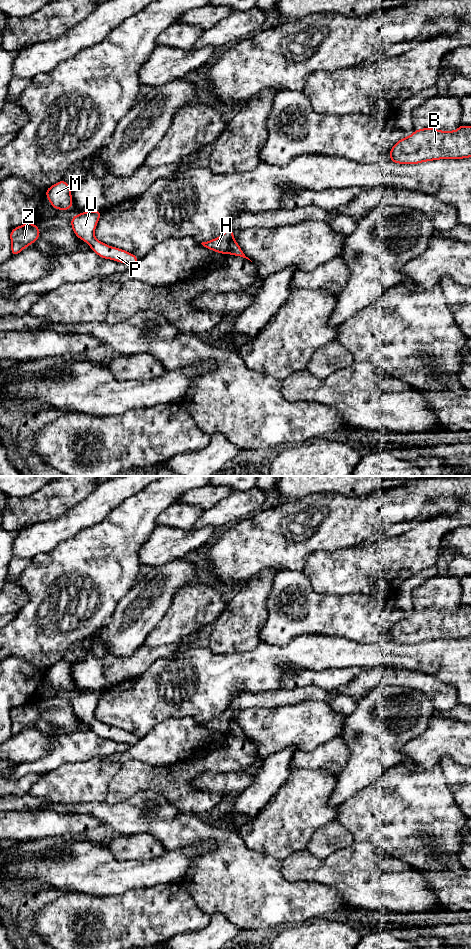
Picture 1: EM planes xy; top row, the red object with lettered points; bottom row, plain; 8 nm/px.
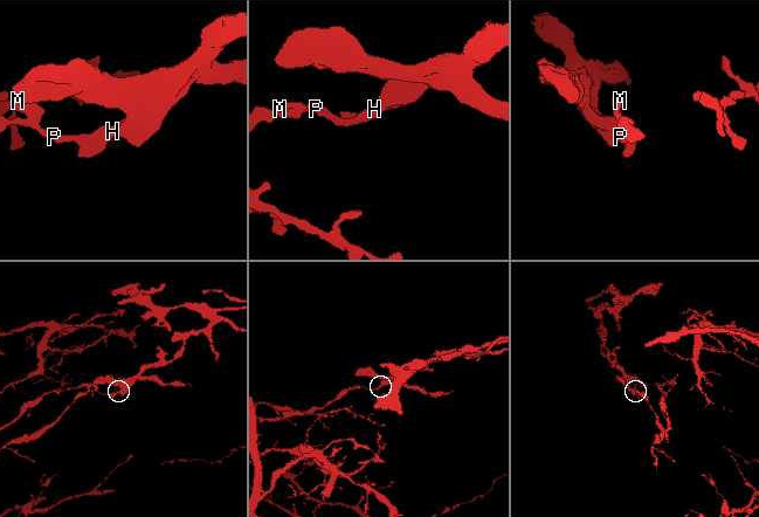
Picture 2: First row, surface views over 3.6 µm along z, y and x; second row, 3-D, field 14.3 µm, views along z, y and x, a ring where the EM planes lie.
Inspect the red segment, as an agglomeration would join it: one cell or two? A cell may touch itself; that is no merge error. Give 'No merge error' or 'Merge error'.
Merge error

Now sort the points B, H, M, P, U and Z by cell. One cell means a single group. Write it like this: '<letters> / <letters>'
B / H M P U Z

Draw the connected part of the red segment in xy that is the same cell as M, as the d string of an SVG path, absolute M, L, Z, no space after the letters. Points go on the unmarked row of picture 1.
M65 661L54 664L45 671L51 685L58 690L69 690L72 687L70 665Z

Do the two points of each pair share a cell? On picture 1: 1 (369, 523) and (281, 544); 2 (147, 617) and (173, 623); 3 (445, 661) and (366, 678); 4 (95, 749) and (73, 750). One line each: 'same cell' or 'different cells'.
1: same cell
2: different cells
3: different cells
4: same cell

